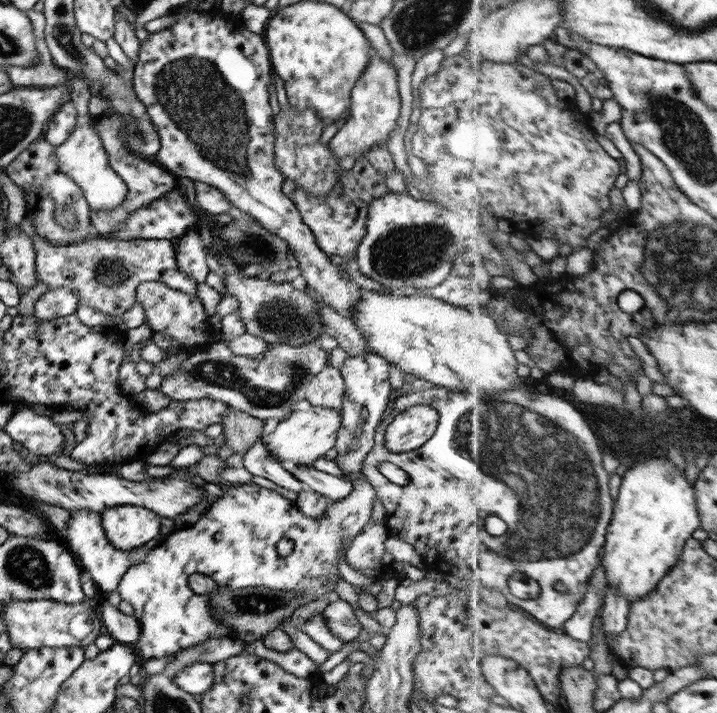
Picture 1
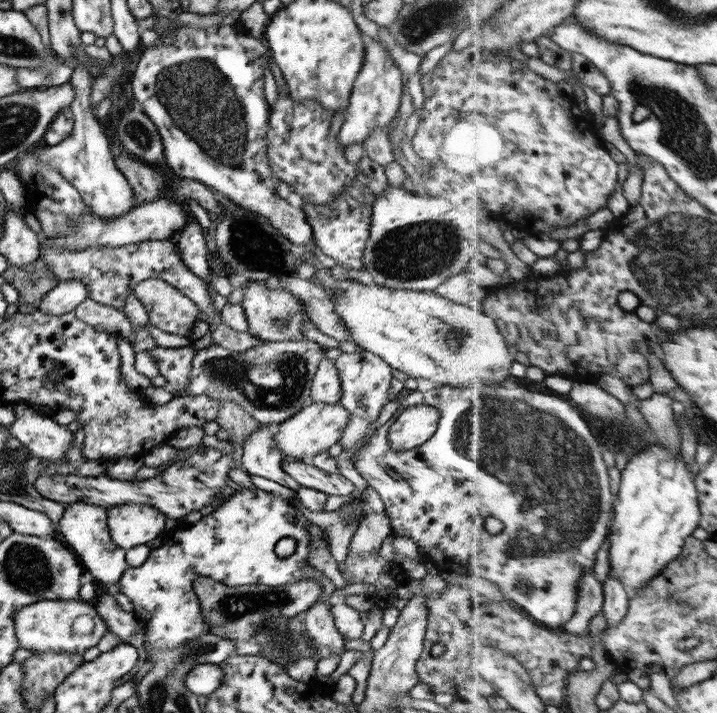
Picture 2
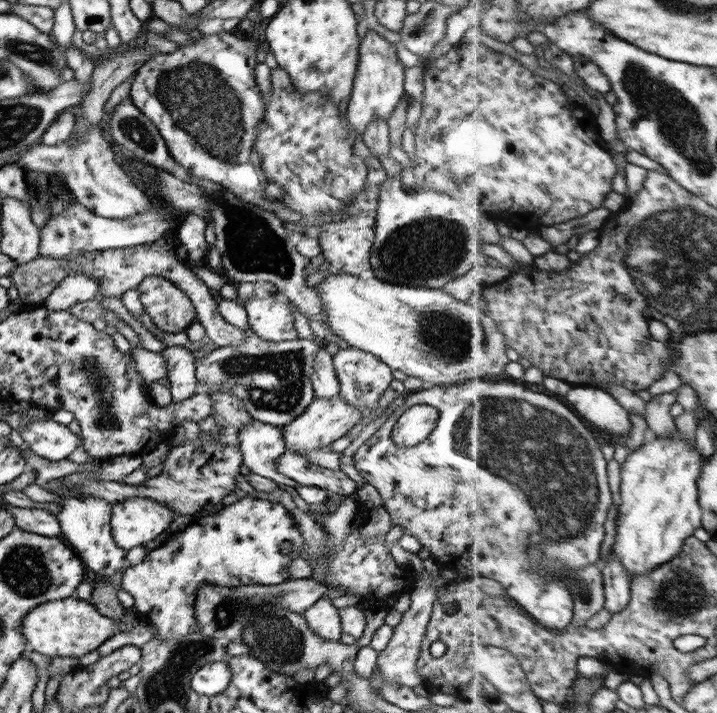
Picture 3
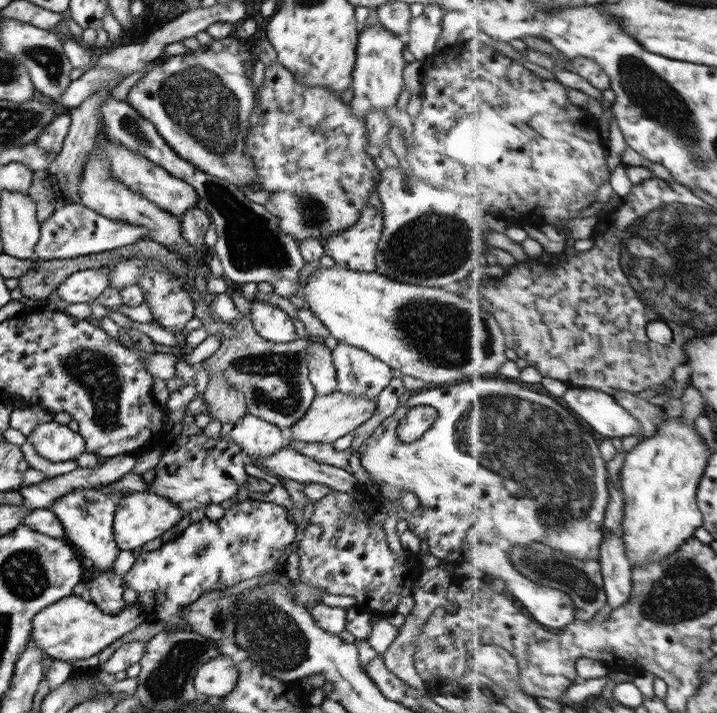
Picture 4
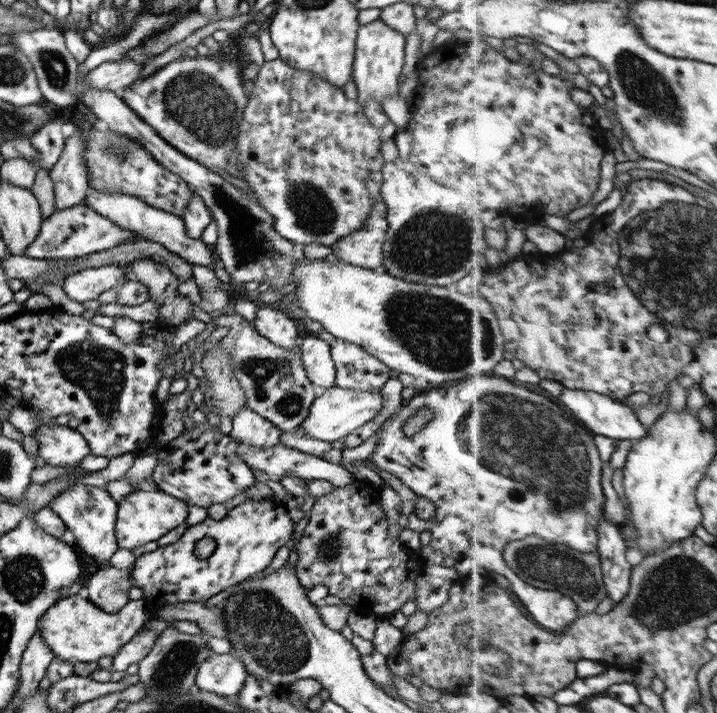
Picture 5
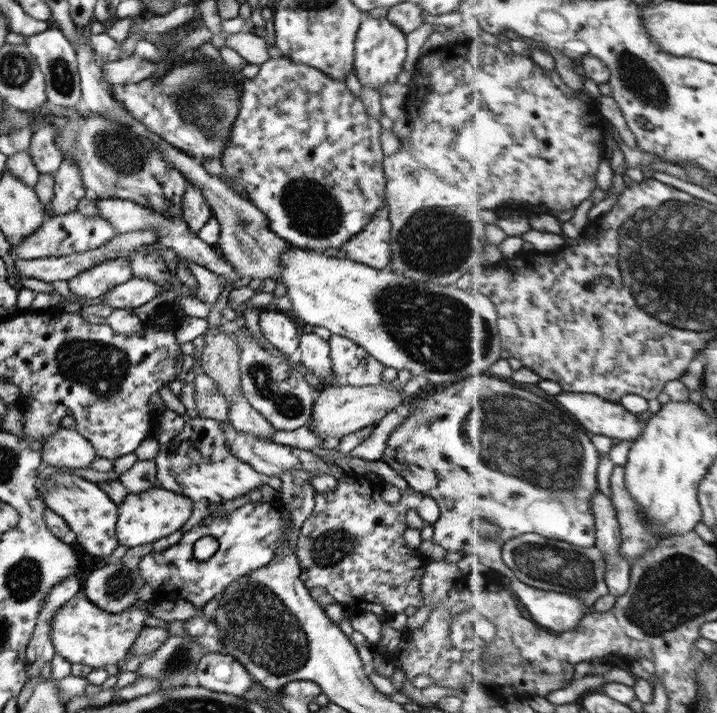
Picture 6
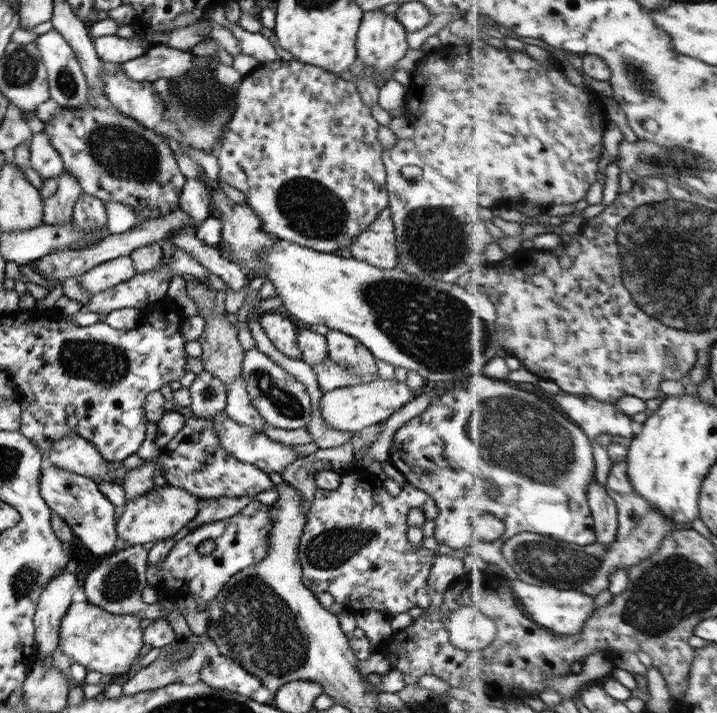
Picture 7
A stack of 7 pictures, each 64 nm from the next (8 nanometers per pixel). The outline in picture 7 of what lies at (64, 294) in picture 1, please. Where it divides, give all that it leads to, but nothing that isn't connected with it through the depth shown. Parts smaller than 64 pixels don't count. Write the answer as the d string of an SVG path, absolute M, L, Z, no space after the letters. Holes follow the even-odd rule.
M128 256L107 260L76 278L79 286L91 295L130 280L136 275L132 261Z

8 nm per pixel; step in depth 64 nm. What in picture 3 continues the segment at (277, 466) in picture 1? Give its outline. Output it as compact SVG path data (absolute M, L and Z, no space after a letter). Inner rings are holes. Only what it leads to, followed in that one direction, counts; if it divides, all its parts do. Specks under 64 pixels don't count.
M251 419L237 431L237 442L244 472L254 472L285 489L295 490L298 484L275 470L275 459L285 451L278 427Z

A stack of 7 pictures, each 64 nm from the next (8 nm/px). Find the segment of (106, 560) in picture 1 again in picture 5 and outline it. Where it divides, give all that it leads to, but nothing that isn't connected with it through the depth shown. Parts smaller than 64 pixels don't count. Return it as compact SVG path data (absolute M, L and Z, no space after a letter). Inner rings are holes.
M69 483L63 492L57 494L47 503L47 507L73 534L73 544L95 562L109 560L109 557L117 550L116 538L114 537L116 502L109 497L104 489L83 483Z

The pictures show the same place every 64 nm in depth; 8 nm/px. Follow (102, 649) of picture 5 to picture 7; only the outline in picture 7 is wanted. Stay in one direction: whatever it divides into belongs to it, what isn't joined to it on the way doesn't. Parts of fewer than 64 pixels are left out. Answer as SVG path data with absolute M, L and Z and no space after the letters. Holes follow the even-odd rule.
M87 601L71 602L59 624L59 648L70 658L70 662L81 664L87 671L99 672L103 676L111 674L120 679L129 672L143 648L140 619L135 614L113 614L104 611Z

